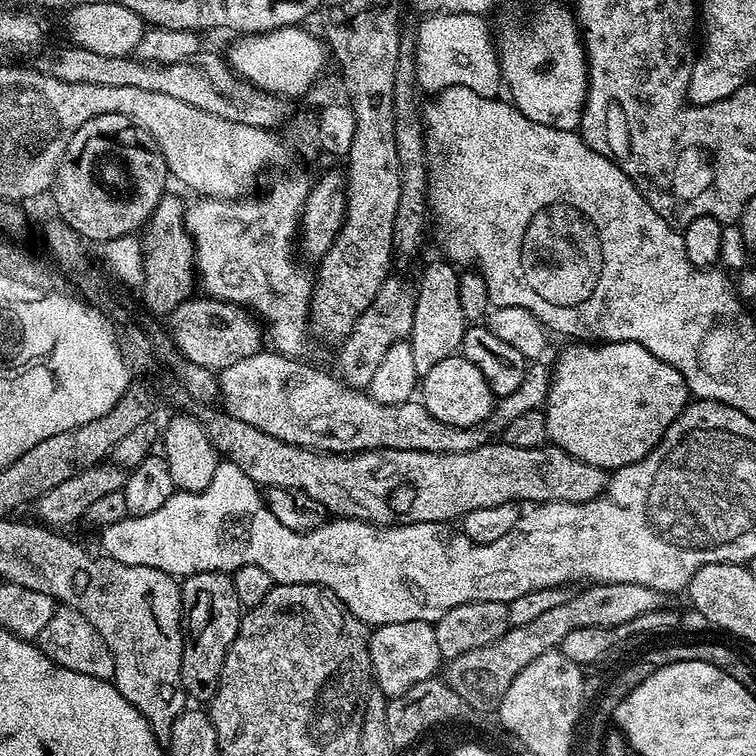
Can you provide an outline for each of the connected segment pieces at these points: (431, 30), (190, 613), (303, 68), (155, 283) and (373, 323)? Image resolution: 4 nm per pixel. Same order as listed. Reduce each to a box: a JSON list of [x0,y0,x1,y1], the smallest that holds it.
[[415,12,502,97],[180,572,242,702],[226,27,330,98],[142,194,198,308],[339,274,416,390]]

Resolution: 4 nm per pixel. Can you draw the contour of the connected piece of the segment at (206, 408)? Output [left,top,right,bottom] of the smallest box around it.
[164,382,609,524]

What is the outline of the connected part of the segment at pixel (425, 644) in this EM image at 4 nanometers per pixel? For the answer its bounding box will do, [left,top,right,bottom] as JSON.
[368,620,442,698]

